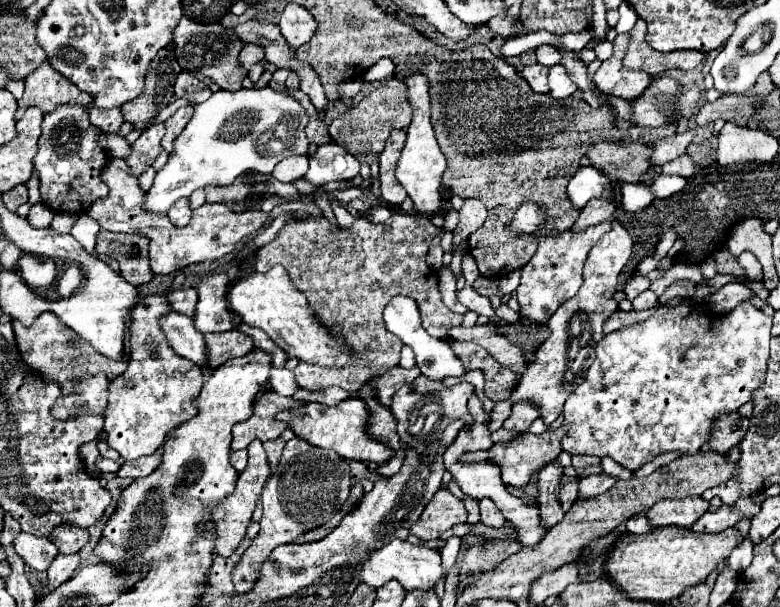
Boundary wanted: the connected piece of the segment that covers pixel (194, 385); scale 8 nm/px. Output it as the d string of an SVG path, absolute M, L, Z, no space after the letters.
M146 296L144 300L140 300L140 304L136 304L136 308L132 308L132 314L130 314L130 326L128 326L130 360L128 360L126 372L110 382L108 412L106 412L106 422L104 422L106 442L124 460L136 460L138 456L146 456L146 454L156 452L164 444L166 434L172 428L190 420L198 412L196 406L190 404L190 402L200 394L200 388L204 384L204 372L194 362L188 362L186 358L180 358L168 346L168 342L164 338L164 332L160 328L160 318L164 318L170 312L172 312L172 306L170 306L166 296Z

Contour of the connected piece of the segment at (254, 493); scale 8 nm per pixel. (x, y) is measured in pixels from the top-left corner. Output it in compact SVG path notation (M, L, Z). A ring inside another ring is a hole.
M256 440L256 442L252 442L248 446L248 464L246 464L244 472L240 472L240 476L238 476L238 484L236 484L234 494L230 494L216 510L212 510L210 520L216 526L216 534L218 534L216 550L214 550L216 554L226 558L226 556L230 556L238 548L238 544L242 542L242 538L246 534L246 528L248 528L250 518L252 518L252 512L254 512L254 508L256 508L256 504L260 500L260 490L262 490L264 482L268 480L268 476L270 476L268 458L266 458L262 442Z

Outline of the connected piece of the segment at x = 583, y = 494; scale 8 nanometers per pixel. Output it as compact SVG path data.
M596 474L596 476L586 476L580 478L580 486L578 486L578 498L592 498L598 494L604 494L612 484L616 482L616 478L606 476L606 474Z

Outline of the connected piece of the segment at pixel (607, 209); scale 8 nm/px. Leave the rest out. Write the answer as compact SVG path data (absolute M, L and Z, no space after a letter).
M590 200L582 210L580 210L580 216L576 218L576 222L572 224L570 230L586 230L588 226L594 226L596 222L606 222L612 218L612 212L614 212L614 204L612 200Z

